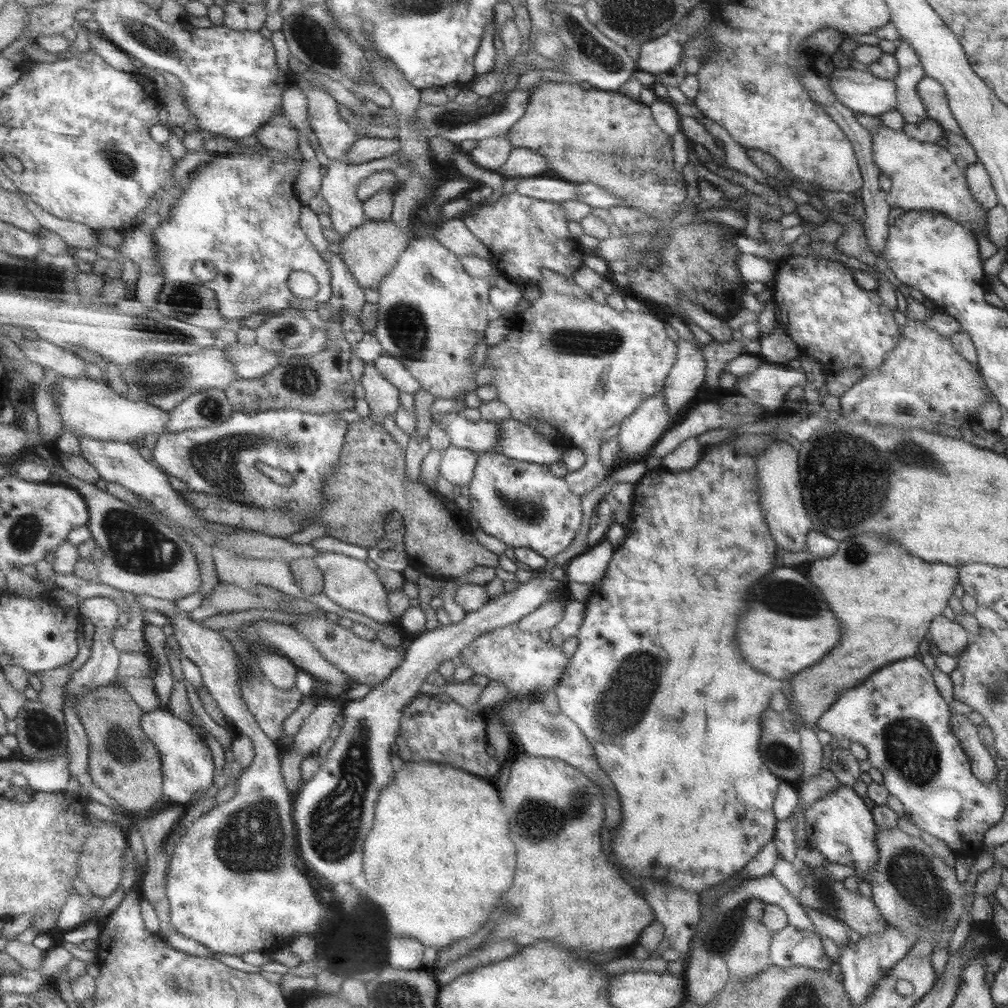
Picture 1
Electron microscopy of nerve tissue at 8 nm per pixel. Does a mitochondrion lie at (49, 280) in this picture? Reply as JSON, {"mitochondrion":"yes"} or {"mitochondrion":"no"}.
{"mitochondrion":"yes"}

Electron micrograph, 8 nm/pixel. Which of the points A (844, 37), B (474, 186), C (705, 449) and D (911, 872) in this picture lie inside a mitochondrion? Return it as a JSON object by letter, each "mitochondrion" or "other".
{"A":"other","B":"other","C":"other","D":"mitochondrion"}

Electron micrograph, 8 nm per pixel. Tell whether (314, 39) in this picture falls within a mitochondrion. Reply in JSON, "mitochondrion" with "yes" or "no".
{"mitochondrion":"yes"}

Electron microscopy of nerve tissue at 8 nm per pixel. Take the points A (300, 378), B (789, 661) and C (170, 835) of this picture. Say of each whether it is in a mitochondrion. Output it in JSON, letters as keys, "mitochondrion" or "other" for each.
{"A":"mitochondrion","B":"other","C":"other"}

